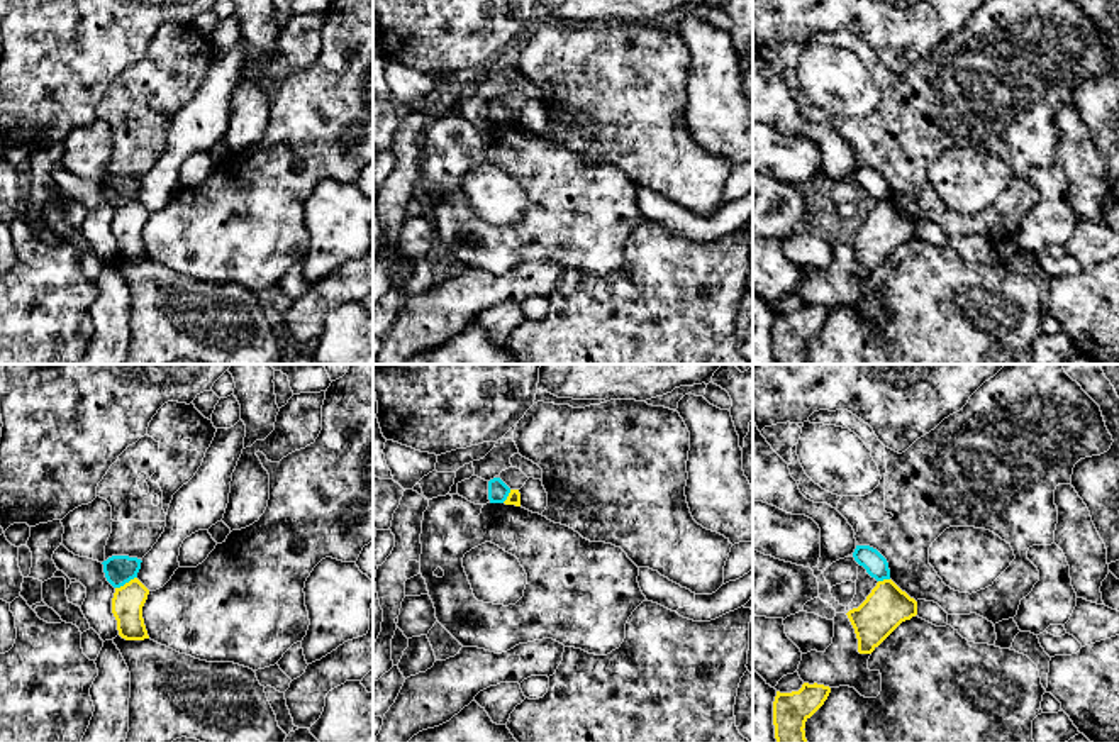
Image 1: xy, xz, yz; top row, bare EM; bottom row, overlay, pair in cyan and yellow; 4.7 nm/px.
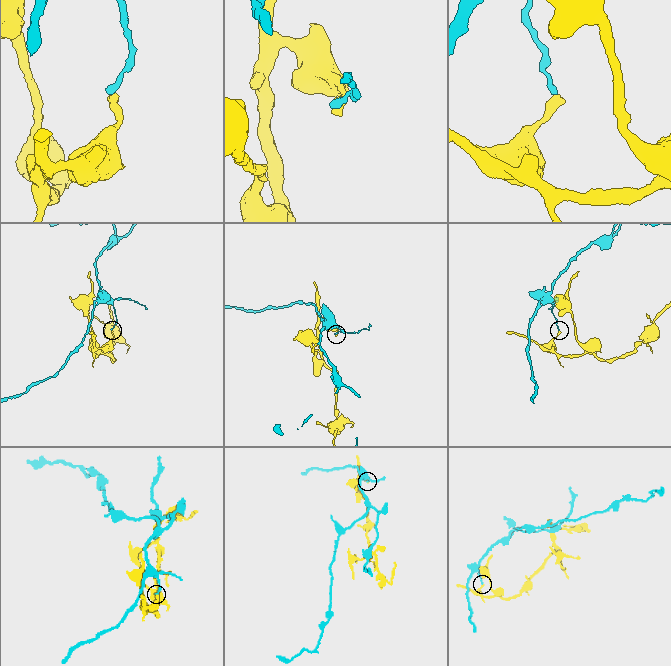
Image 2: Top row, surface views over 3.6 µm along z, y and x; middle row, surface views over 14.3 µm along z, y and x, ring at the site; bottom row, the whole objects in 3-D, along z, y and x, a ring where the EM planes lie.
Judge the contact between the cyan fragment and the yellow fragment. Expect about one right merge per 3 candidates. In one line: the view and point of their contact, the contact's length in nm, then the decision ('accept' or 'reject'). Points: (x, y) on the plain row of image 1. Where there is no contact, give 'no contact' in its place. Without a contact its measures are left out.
contact xy (126, 202); length 120 nm; reject

